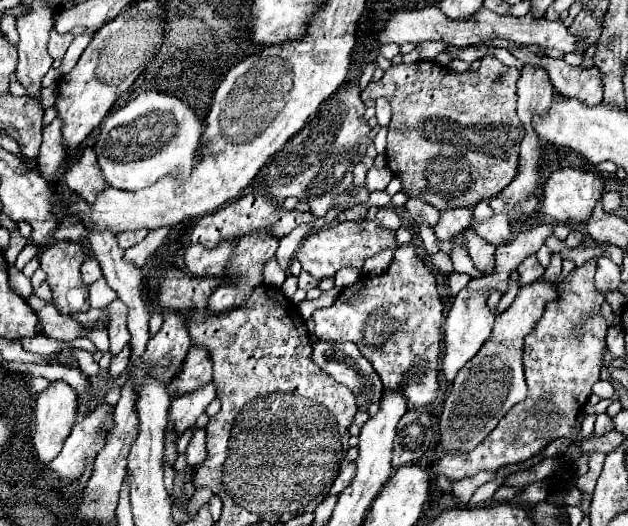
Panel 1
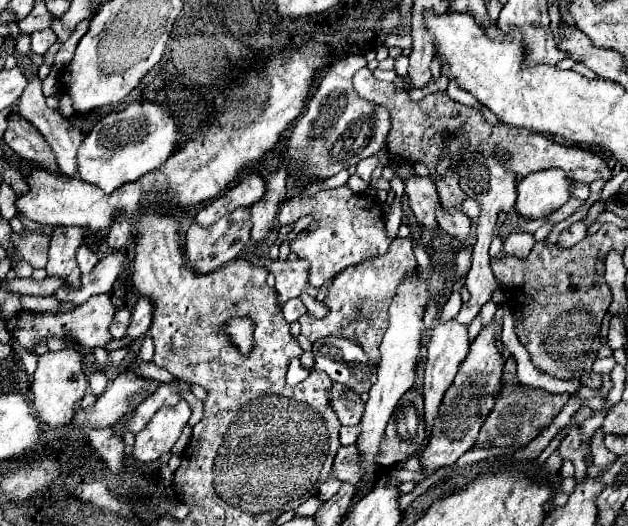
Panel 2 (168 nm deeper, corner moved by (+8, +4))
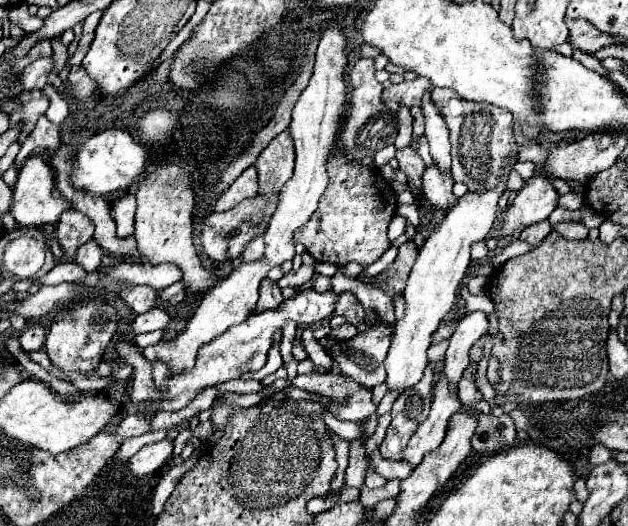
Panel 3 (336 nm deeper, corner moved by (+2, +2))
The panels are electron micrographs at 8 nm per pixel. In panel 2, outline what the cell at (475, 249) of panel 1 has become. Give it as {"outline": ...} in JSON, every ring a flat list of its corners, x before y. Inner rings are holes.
{"outline":[[441,209,437,213,437,221,441,225,441,229,445,233,449,233,453,239,457,241,467,241,469,233,471,233,471,219,463,213,455,213,455,211,447,211,447,209]]}

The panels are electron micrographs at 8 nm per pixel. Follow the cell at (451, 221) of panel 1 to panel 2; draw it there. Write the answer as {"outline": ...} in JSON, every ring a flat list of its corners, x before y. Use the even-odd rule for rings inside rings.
{"outline":[[411,175,405,181,405,193,409,197,409,205,415,213,417,223,421,223,431,233,439,233,441,227,437,223,435,213,441,207,441,199,439,199,439,193,435,189,435,183,431,183,429,177]]}

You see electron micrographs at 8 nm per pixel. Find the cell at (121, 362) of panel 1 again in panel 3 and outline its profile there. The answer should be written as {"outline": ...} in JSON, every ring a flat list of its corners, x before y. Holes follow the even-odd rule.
{"outline":[[179,281,179,283,175,283,175,285,167,287,167,289,161,289,161,291,159,291,159,299,161,299,161,301,167,301,167,303,171,303,171,305,179,305,179,303,185,301,185,297,187,297,187,289,185,289,183,285,185,285,185,283]]}

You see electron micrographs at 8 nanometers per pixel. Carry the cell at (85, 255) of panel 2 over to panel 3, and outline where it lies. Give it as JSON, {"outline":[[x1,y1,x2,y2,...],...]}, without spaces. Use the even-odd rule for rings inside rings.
{"outline":[[91,239,91,241,87,241,85,245,81,245,81,247,77,249,77,253,75,253,75,263,81,265,85,271,91,273,91,271,95,271,95,269,99,267,101,257,103,257,101,247,97,247,97,243]]}

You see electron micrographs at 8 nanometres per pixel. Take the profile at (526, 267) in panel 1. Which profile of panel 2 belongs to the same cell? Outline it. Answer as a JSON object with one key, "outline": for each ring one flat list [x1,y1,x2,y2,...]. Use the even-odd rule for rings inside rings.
{"outline":[[511,233,505,239,505,253,519,259,527,259,533,245,535,245,535,239,531,233]]}

